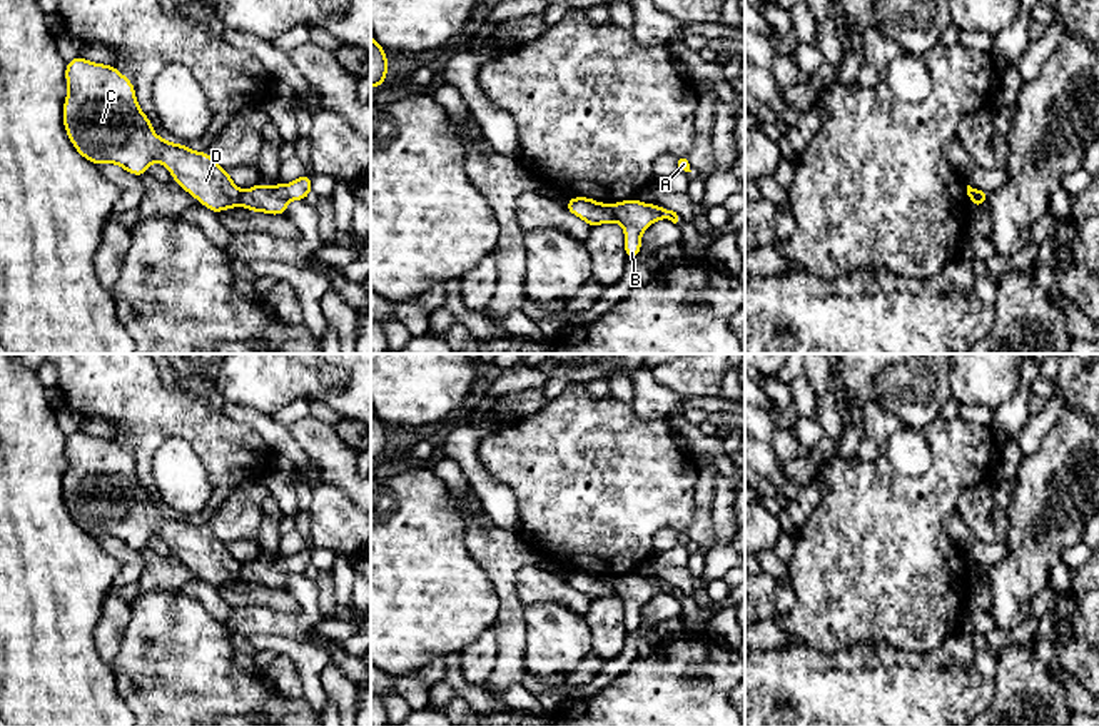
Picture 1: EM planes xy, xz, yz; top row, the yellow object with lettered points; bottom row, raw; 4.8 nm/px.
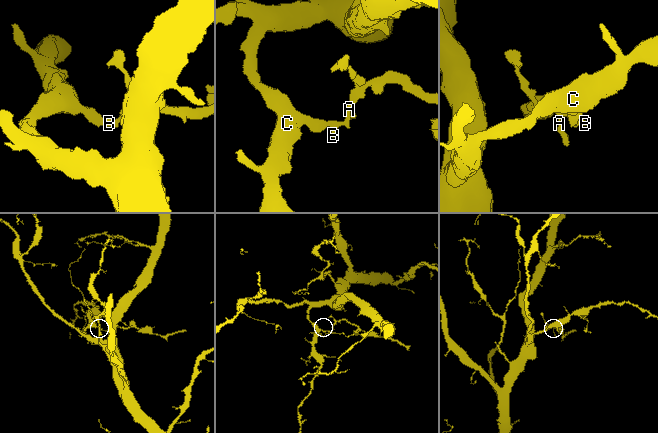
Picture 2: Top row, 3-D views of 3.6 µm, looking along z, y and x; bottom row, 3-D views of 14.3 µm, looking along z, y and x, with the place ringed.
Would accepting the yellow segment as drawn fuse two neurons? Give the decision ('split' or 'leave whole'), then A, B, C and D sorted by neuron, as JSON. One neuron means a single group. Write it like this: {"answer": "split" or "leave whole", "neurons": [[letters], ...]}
{"answer": "split", "neurons": [["A", "B"], ["C", "D"]]}

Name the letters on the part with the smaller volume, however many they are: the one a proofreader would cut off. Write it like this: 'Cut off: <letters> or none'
Cut off: A, B

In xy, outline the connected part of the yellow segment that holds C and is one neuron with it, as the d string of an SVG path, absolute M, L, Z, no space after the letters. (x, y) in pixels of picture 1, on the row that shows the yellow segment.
M78 55L67 62L65 82L68 92L63 102L63 127L84 159L94 165L110 162L139 177L147 174L150 164L160 162L174 182L209 210L219 214L239 205L242 190L232 182L230 172L217 165L209 152L160 139L139 107L134 83L114 65L95 63Z

